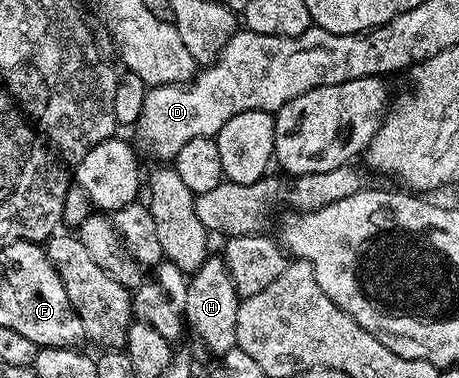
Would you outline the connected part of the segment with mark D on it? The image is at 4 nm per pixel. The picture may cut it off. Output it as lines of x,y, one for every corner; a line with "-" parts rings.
395,16
389,22
372,28
369,32
353,34
333,34
324,28
310,27
300,36
270,36
246,30
236,31
234,36
221,50
216,60
212,60
185,84
156,84
148,87
145,94
145,106
141,106
141,118
137,125
139,140
147,148
152,148
163,162
174,161
175,155
189,142
189,138
209,136
215,138
229,118
241,111
259,110
269,113
278,112
285,102
313,90
317,86
340,84
353,78
366,76
382,77
383,72
399,74
404,71
399,64
399,20

